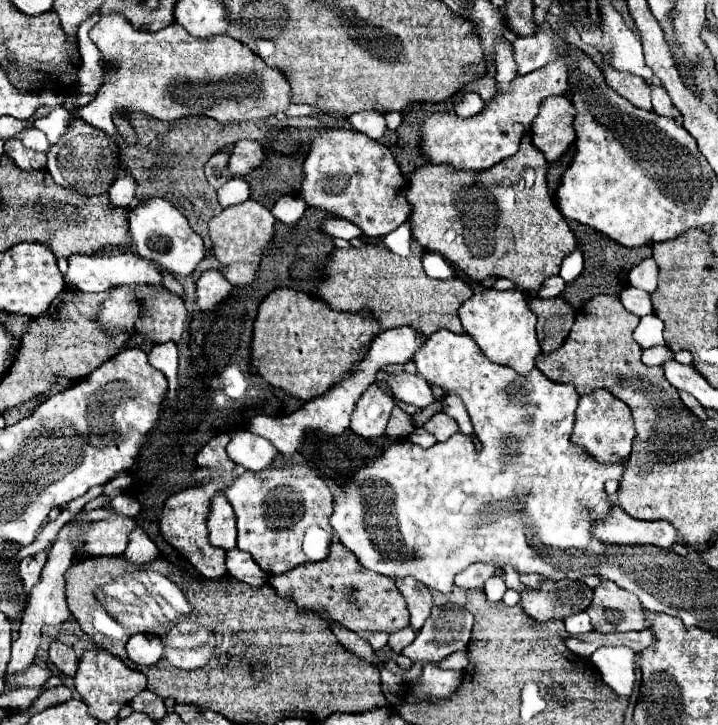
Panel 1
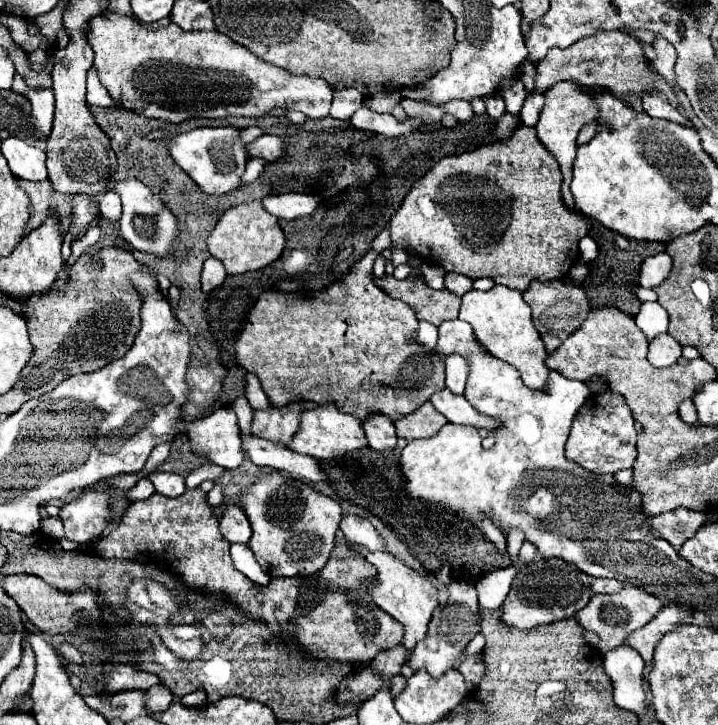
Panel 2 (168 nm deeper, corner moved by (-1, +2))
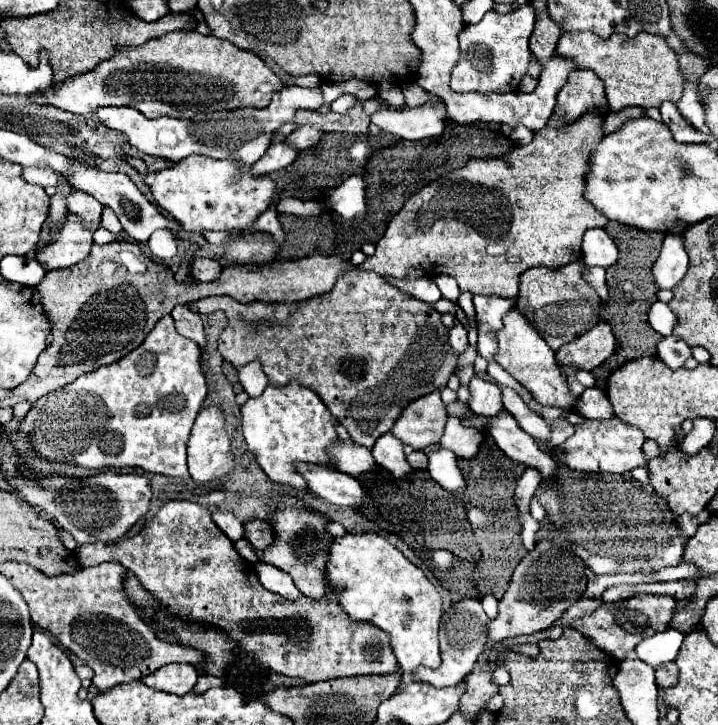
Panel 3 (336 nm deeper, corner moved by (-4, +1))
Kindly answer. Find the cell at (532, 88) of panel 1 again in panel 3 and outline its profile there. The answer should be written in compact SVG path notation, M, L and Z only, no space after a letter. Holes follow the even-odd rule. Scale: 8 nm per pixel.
M562 33L556 55L570 57L582 69L592 69L606 85L606 99L612 111L620 111L628 105L660 107L664 101L676 103L682 97L686 79L678 65L678 55L668 47L664 35L638 33L634 39L626 35L612 35L608 39L594 33Z

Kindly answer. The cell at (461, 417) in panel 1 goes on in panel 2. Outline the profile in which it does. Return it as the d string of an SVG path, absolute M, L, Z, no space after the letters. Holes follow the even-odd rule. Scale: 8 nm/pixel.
M453 354L445 360L447 364L447 388L453 392L453 394L463 394L465 390L465 380L467 380L467 362Z

